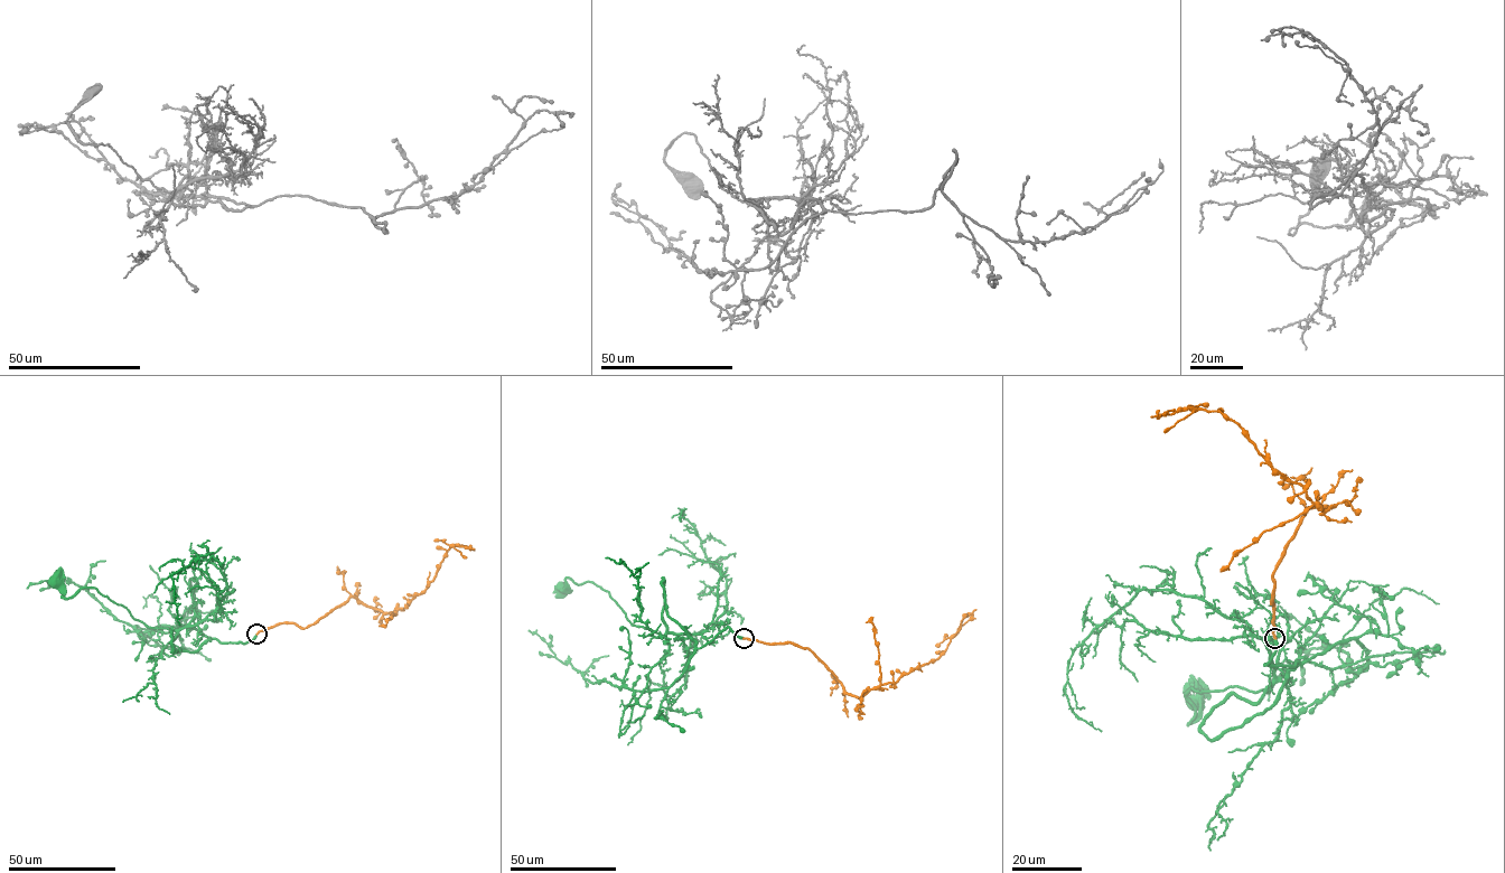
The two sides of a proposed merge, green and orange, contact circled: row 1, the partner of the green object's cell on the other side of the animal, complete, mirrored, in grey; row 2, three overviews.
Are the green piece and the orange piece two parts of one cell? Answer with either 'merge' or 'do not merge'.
merge

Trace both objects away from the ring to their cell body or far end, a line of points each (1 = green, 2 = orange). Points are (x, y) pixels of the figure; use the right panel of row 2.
1: (1274, 638), (1269, 667), (1364, 649), (1277, 677), (1244, 621), (1142, 589), (1067, 665), (1072, 711), (1101, 731)
2: (1274, 638), (1281, 555), (1308, 509), (1334, 507), (1273, 469), (1220, 412), (1150, 416)

